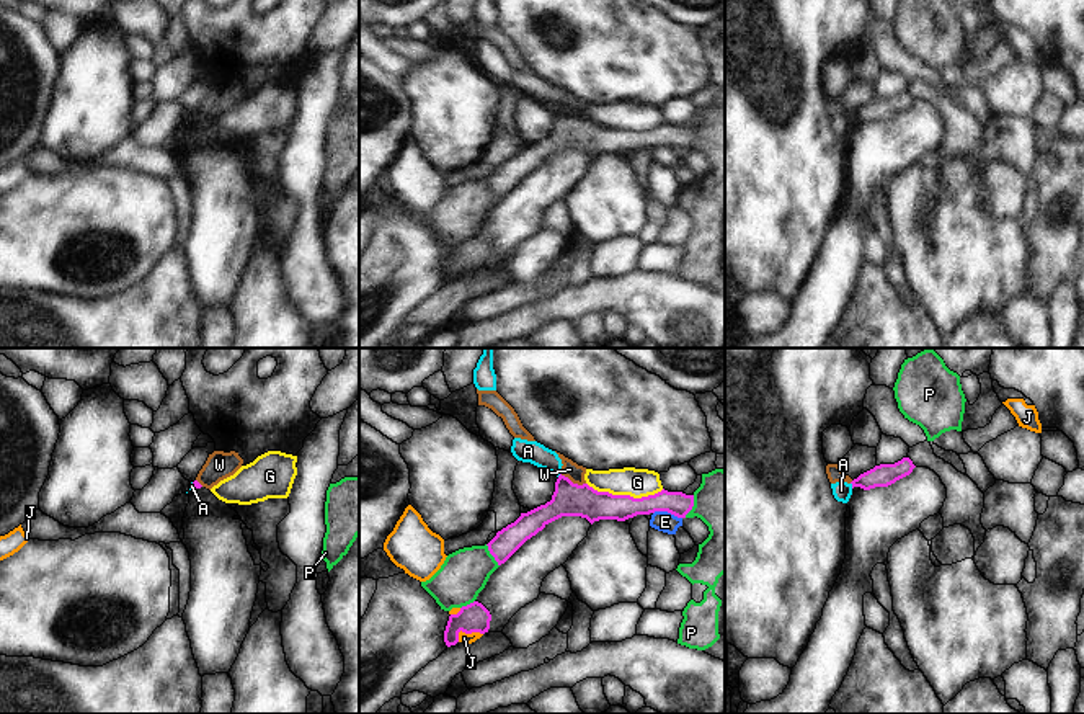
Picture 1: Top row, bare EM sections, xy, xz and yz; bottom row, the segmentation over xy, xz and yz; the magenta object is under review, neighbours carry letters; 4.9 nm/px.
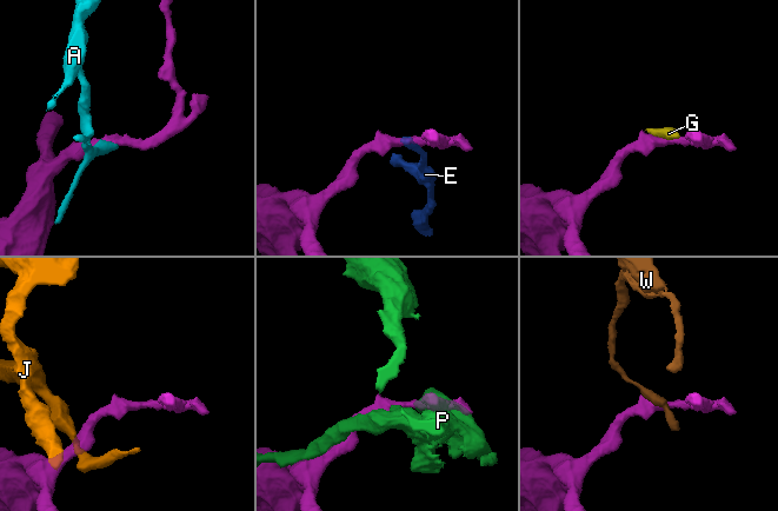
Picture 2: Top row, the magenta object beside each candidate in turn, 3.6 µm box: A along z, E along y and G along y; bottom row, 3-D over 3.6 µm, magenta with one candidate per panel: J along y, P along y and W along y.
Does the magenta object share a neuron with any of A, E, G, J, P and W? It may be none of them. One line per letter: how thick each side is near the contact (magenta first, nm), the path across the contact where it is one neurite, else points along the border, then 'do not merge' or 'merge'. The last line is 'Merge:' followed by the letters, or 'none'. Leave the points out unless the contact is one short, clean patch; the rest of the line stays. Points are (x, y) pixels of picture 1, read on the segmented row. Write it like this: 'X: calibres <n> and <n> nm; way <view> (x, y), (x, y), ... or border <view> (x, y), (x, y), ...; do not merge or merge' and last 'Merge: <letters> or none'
A: calibres 110 and 90 nm; border yz (851, 482), (852, 487); do not merge
E: calibres 130 and 100 nm; border xz (653, 512), (670, 512), (681, 518); do not merge
G: calibres 160 and 140 nm; border xz (586, 482), (598, 490), (634, 497), (653, 495), (663, 489); do not merge
J: calibres 140 and 50 nm; border xz (482, 633), (461, 631), (457, 641); do not merge
P: calibres 120 and 280 nm; do not merge
W: calibres 160 and 90 nm; border xz (560, 473), (573, 482), (585, 484); do not merge
Merge: none

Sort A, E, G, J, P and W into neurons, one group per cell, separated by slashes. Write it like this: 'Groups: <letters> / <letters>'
Groups: A G / E / J / P / W

